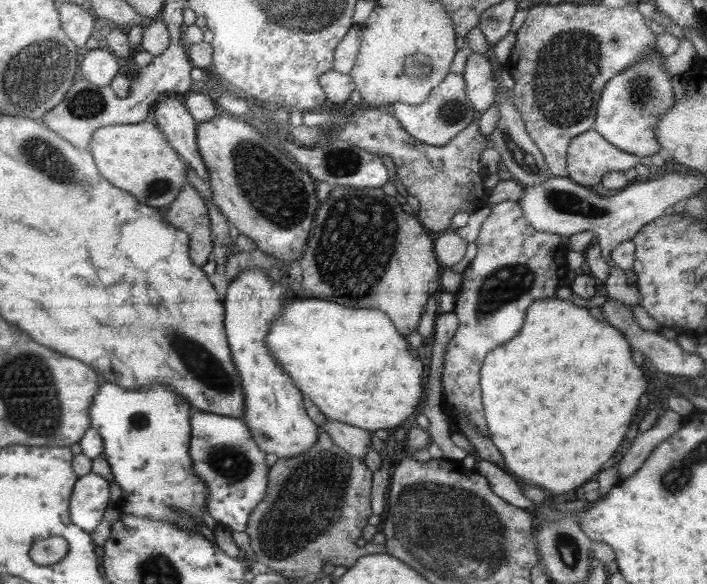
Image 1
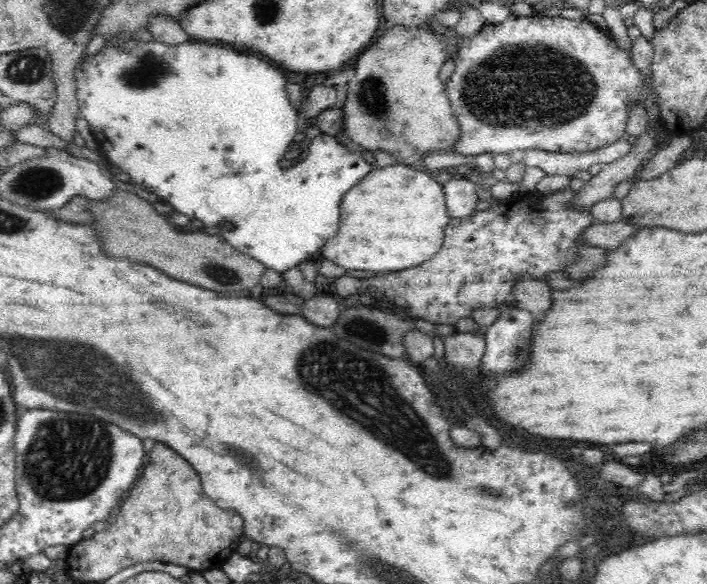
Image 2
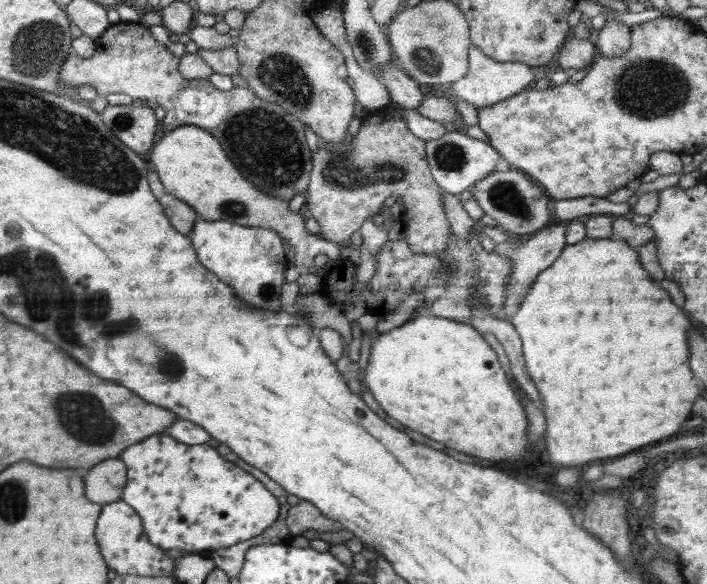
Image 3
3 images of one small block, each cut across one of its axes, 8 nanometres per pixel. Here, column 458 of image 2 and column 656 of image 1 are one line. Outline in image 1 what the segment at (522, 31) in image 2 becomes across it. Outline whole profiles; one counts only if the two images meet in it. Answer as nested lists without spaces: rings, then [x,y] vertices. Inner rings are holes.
[[[657,49],[635,65],[615,74],[605,84],[597,106],[593,130],[610,145],[637,158],[650,158],[662,151],[654,131],[660,117],[677,101],[672,91],[671,76],[662,67],[663,55]]]

